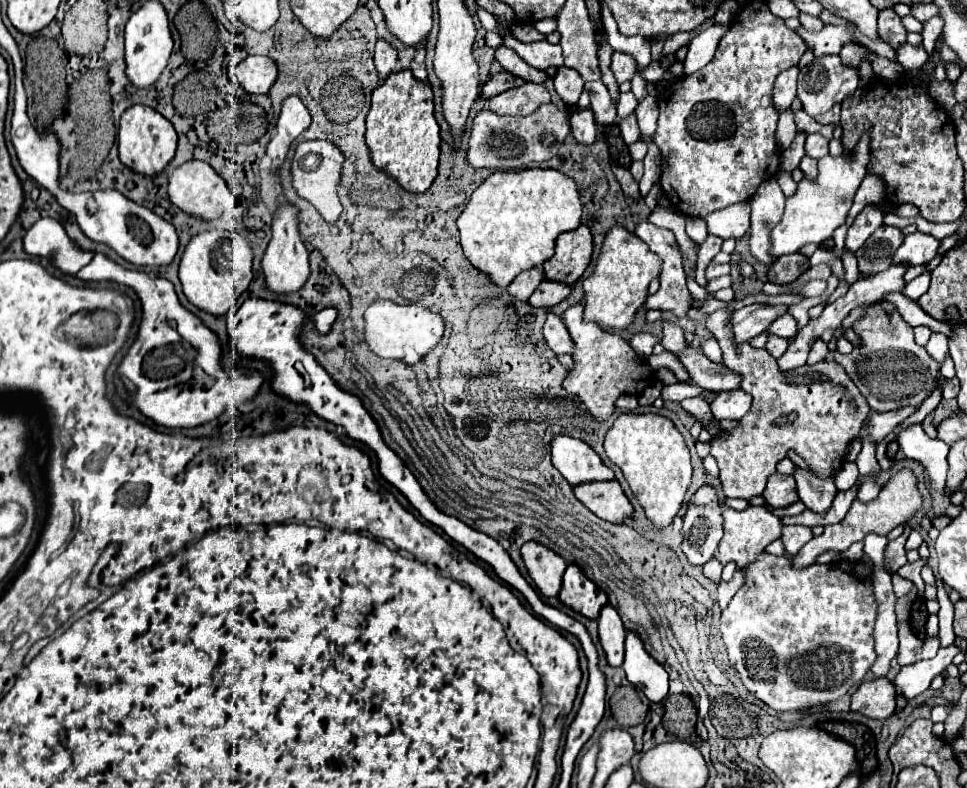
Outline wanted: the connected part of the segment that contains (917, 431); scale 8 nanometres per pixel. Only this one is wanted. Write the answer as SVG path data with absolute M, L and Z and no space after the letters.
M921 424L905 428L897 436L899 448L905 452L907 458L919 460L929 476L931 490L943 490L947 480L947 452L949 446L939 438L929 438Z

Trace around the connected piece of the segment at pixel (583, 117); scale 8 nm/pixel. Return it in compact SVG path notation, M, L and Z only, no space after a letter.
M589 108L585 110L577 110L571 116L571 128L573 128L573 136L579 144L589 146L591 142L595 142L597 138L597 124L595 124L595 116Z

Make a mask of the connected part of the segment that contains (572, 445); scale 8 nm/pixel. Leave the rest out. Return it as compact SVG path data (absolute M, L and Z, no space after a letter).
M565 434L551 440L551 462L571 486L615 478L613 470L601 462L593 448Z

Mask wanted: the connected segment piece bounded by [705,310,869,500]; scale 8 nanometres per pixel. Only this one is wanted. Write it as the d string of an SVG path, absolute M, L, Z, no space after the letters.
M717 310L707 316L705 326L719 342L725 366L741 376L739 388L753 396L753 404L735 430L719 432L711 440L709 454L719 464L723 494L743 500L759 496L769 474L776 472L777 462L783 460L789 450L805 458L819 478L835 478L843 466L847 444L859 436L859 428L867 418L867 400L835 360L823 360L813 366L807 364L783 374L767 350L757 350L747 342L739 346L731 342L729 318L729 310Z

